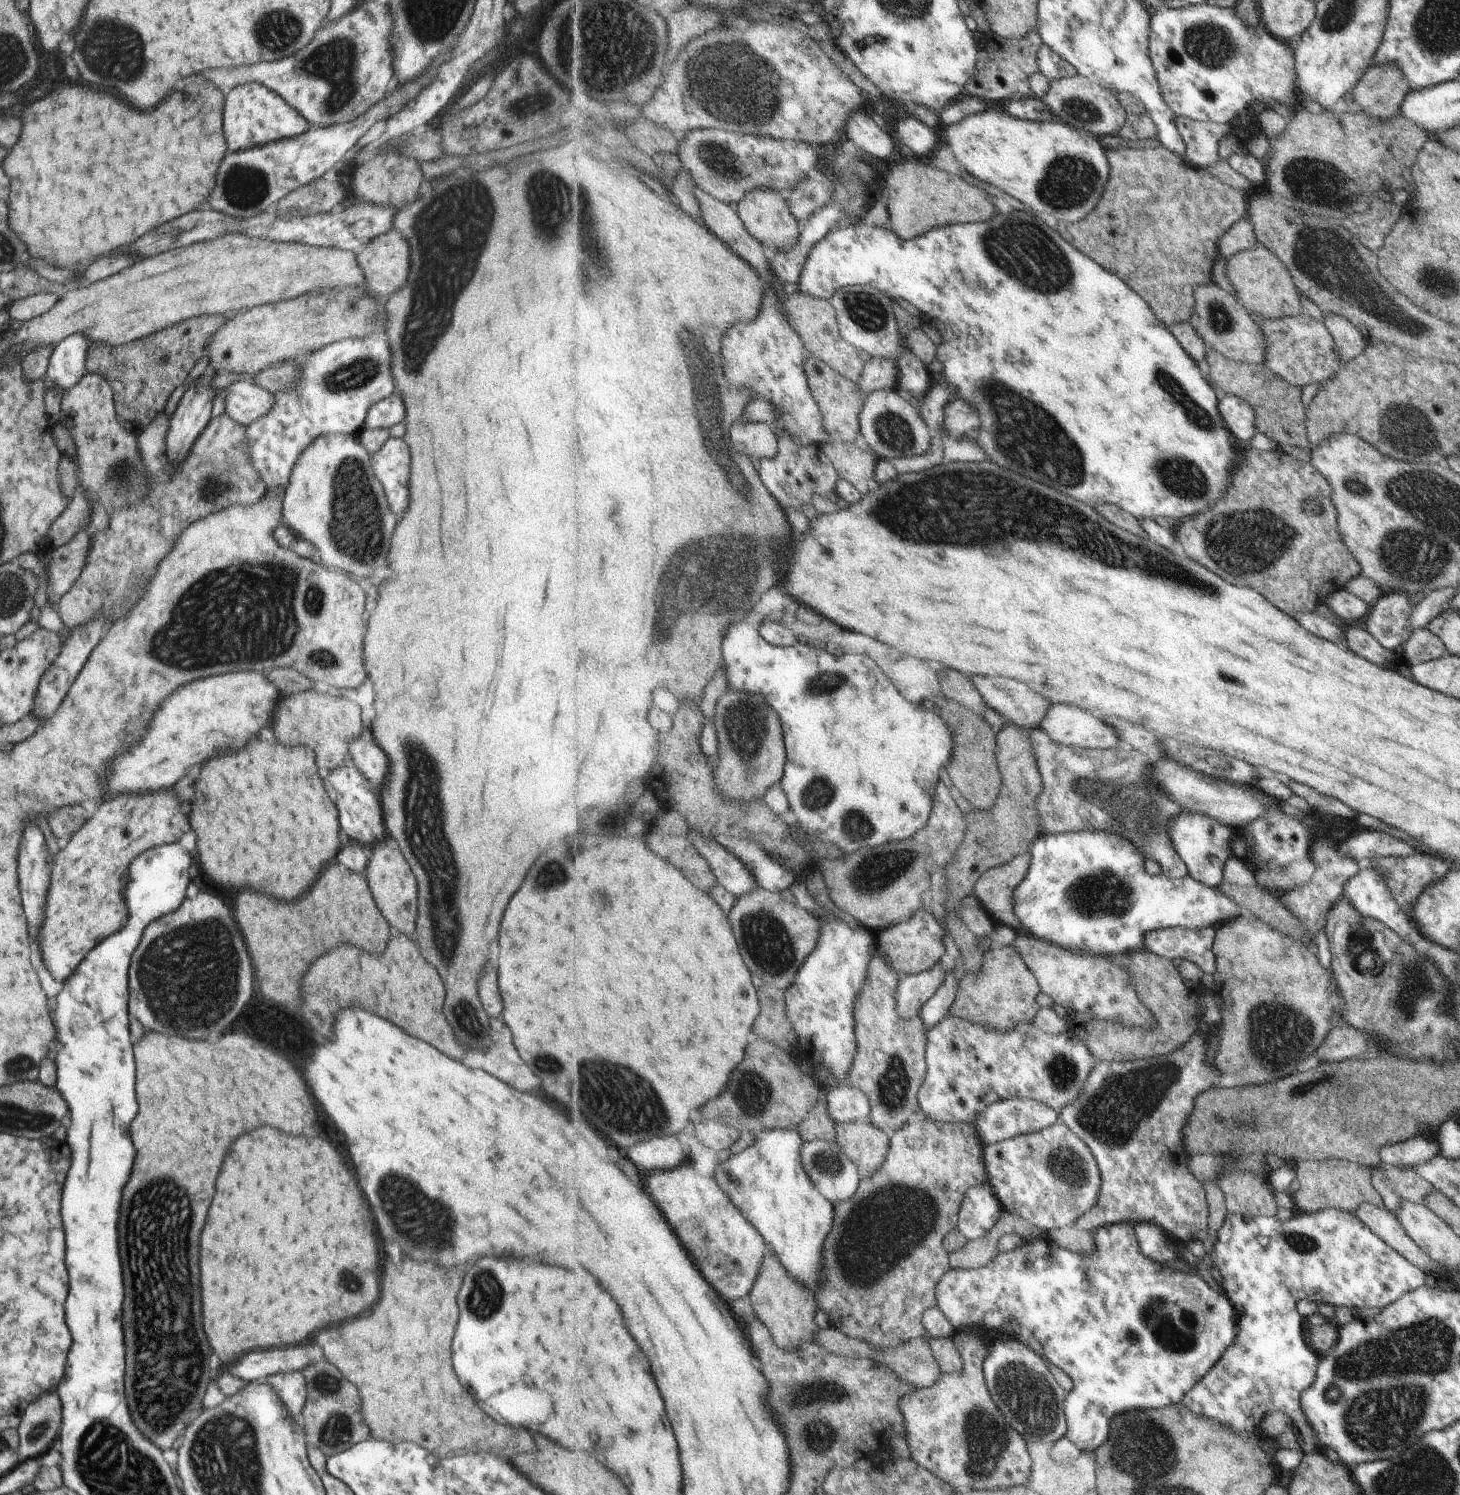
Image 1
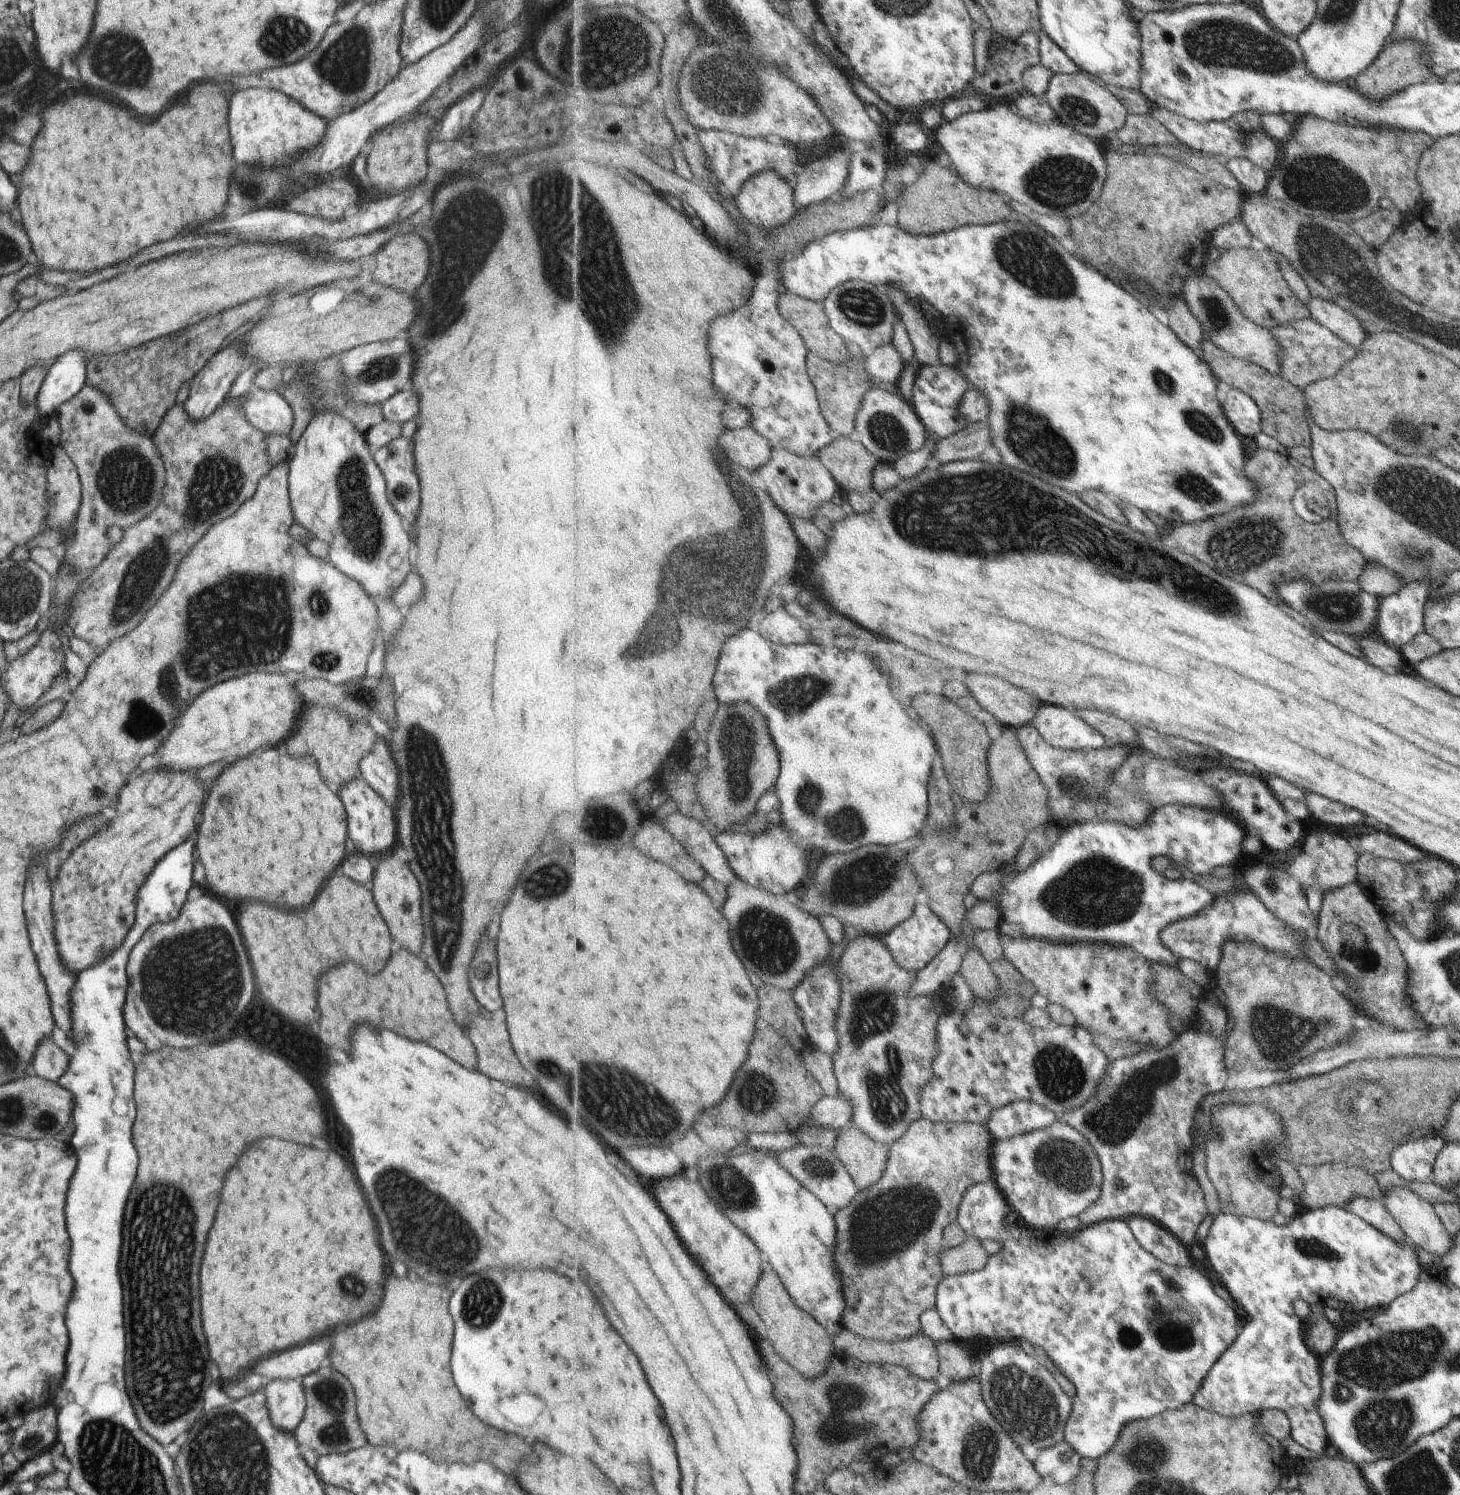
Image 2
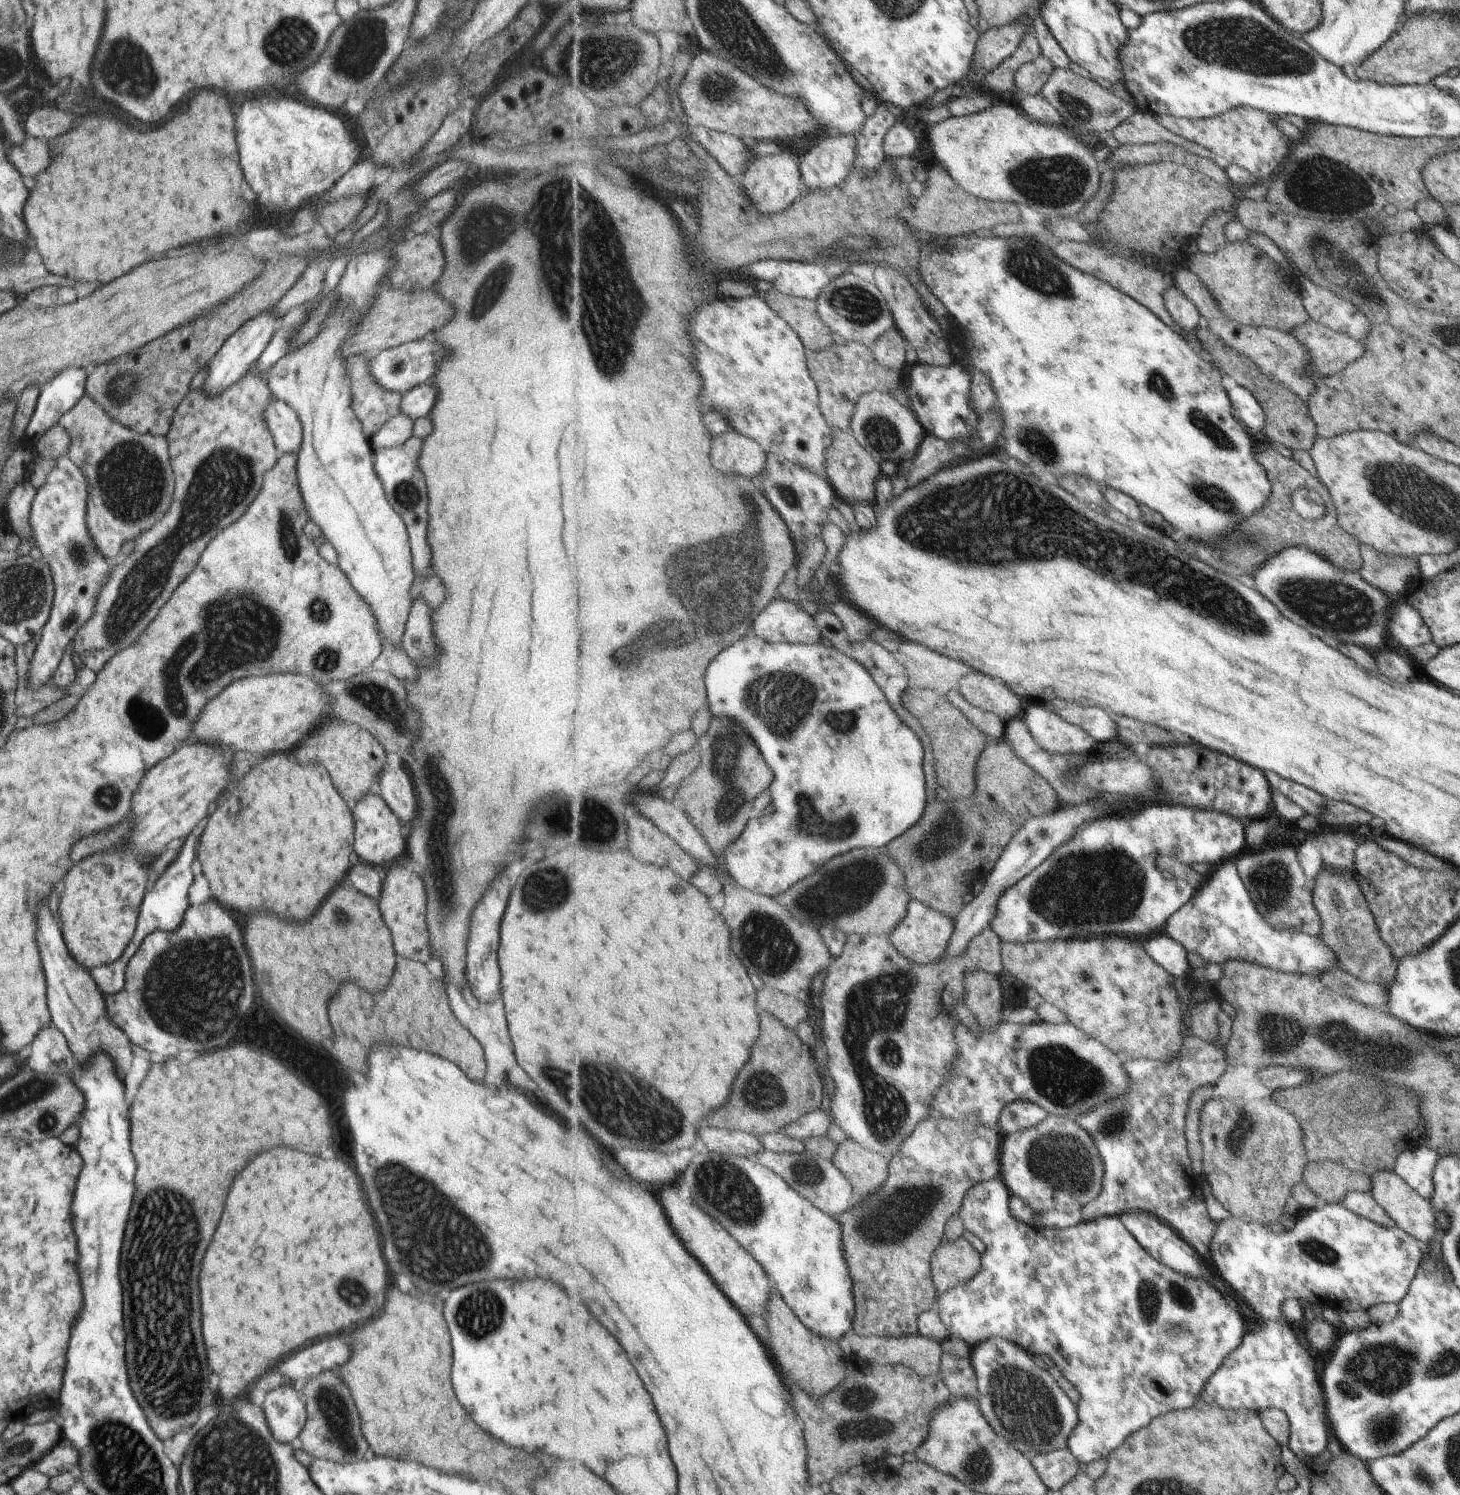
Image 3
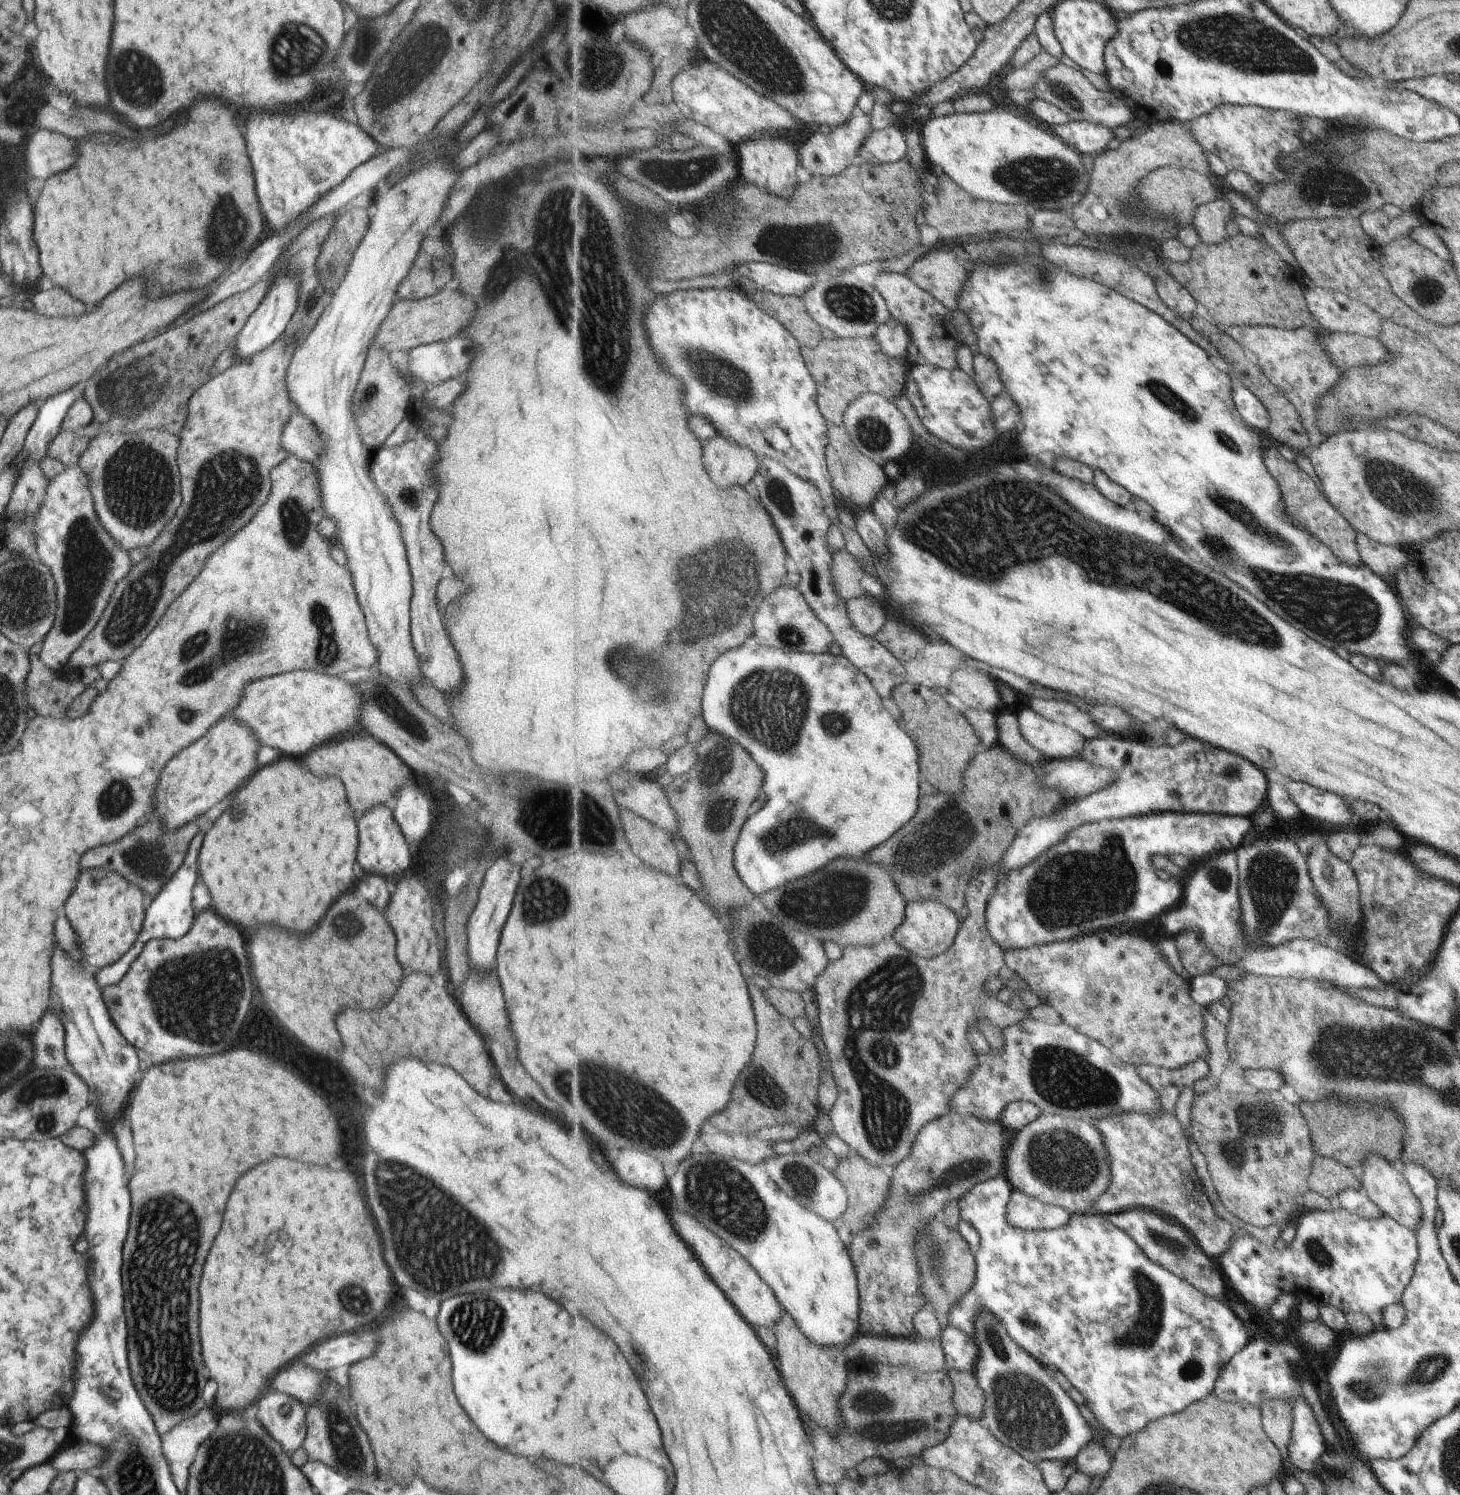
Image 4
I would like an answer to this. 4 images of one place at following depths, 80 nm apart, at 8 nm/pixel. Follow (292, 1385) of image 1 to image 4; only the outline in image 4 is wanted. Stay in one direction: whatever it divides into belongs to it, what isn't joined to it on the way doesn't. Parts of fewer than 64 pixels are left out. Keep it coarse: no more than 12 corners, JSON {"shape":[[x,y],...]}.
{"shape":[[269,1392],[255,1418],[284,1453],[301,1446],[306,1412]]}

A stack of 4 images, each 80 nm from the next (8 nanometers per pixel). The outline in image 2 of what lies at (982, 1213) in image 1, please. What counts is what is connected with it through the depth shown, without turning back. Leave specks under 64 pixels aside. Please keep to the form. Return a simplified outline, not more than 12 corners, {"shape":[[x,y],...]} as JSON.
{"shape":[[957,1208],[1002,1249],[945,1277],[957,1341],[1021,1338],[1075,1386],[1099,1460],[1193,1403],[1237,1314],[1126,1219],[1008,1223]]}

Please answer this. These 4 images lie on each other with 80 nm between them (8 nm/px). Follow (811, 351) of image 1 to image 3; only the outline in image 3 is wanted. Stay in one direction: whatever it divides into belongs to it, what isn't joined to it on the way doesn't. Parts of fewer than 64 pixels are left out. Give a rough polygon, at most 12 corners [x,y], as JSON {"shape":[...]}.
{"shape":[[757,292],[798,332],[807,349],[835,344],[814,300]]}

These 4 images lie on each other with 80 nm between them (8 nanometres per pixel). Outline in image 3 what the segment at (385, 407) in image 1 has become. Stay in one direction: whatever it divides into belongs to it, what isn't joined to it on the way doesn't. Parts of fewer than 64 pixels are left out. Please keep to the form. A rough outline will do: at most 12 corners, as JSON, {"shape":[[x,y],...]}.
{"shape":[[423,383],[405,391],[400,412],[426,417],[438,397],[437,385]]}

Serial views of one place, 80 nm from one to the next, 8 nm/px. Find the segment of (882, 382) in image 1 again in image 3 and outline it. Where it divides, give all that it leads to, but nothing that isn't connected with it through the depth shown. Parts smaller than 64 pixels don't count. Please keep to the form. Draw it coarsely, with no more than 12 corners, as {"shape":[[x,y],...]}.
{"shape":[[897,326],[879,337],[876,359],[901,372],[907,350]]}

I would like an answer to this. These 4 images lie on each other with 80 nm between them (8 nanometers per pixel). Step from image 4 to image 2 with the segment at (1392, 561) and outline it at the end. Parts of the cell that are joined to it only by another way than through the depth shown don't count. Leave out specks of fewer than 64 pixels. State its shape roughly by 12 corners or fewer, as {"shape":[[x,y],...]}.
{"shape":[[1377,561],[1356,578],[1377,598],[1400,592],[1404,580]]}

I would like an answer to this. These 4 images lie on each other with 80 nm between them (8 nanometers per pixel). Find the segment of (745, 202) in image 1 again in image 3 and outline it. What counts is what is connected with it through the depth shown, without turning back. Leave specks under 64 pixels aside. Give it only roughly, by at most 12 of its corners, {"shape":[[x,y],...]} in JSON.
{"shape":[[770,144],[741,177],[765,215],[805,194],[799,157]]}

